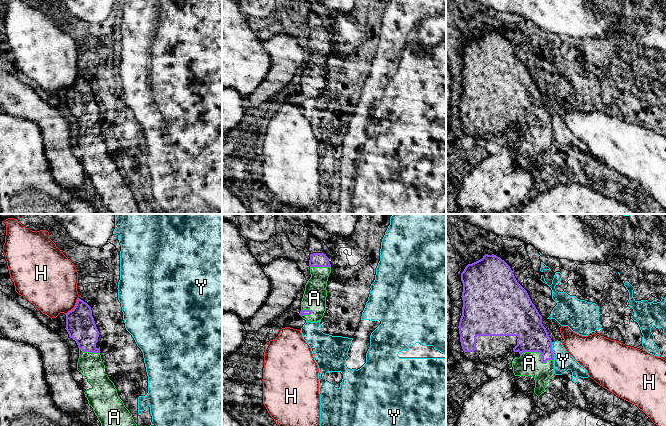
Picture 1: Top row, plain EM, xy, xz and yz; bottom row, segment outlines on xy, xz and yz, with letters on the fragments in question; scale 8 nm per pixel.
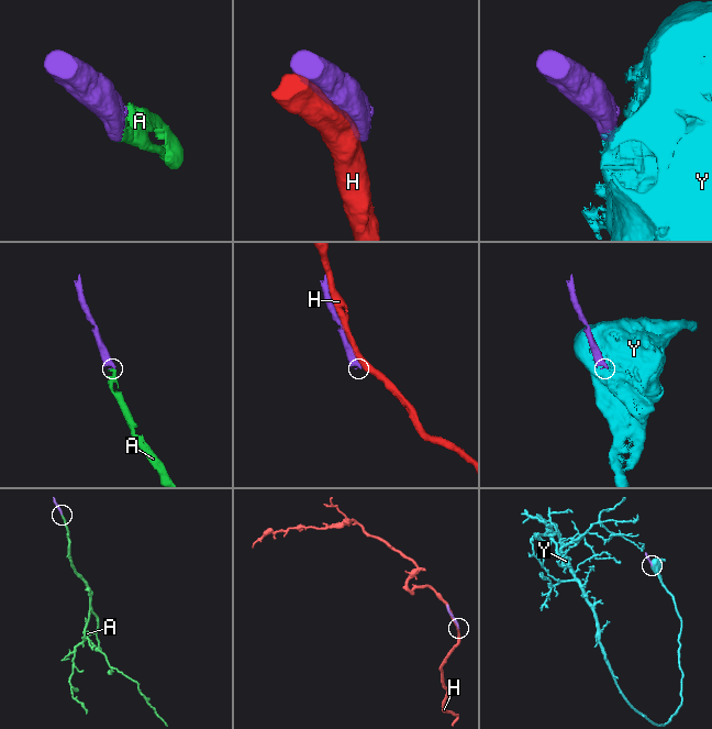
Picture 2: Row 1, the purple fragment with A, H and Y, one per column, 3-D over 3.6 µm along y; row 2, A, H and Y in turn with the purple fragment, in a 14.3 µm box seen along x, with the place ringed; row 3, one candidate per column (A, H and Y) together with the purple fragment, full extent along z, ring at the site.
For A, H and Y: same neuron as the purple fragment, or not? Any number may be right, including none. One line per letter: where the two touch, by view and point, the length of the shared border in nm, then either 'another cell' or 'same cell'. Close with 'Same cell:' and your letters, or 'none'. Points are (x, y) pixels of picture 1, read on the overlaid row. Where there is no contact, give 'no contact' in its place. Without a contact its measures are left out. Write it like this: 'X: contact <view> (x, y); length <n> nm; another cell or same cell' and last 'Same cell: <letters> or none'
A: contact yz (539, 351); length 260 nm; same cell
H: contact xy (74, 307); length 170 nm; another cell
Y: contact yz (552, 351); length 150 nm; another cell
Same cell: A

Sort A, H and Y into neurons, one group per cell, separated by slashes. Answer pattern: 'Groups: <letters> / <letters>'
Groups: A / H / Y

